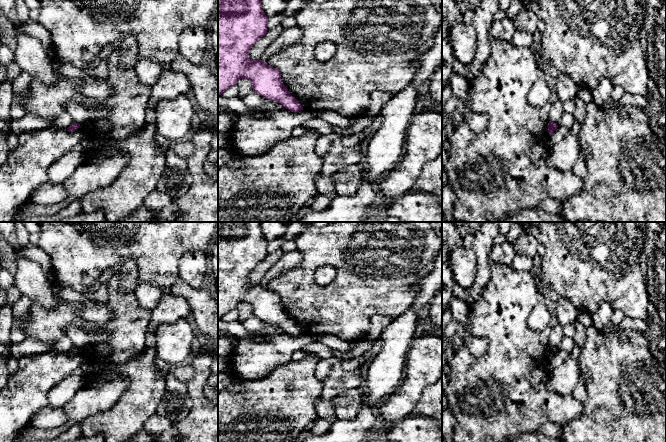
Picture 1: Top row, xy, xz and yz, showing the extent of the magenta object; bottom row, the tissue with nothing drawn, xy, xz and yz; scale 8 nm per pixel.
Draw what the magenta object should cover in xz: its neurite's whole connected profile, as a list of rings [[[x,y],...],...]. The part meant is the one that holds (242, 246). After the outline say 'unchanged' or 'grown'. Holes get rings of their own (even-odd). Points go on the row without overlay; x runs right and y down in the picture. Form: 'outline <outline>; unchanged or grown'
outline [[[218,222],[218,319],[244,302],[252,306],[254,316],[282,328],[292,336],[299,336],[303,331],[285,311],[279,294],[261,283],[253,285],[248,280],[252,270],[267,257],[268,242],[262,233],[261,222]]]; unchanged

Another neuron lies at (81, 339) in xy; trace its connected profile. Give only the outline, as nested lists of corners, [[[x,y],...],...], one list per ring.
[[[73,324],[67,326],[66,334],[73,341],[75,346],[80,349],[91,346],[102,340],[101,337],[89,335],[82,327]]]

